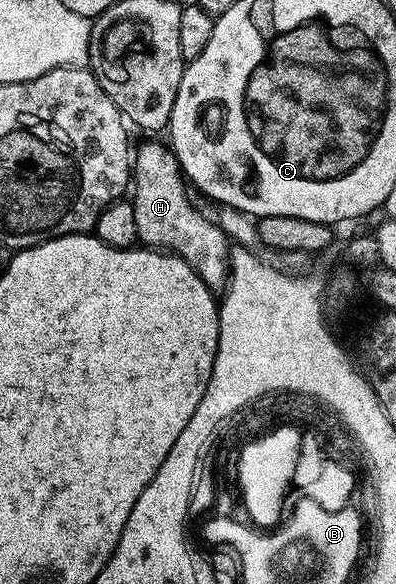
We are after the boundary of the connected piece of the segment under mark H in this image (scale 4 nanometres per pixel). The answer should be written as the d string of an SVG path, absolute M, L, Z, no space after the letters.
M164 141L161 142L143 143L138 150L136 147L131 158L131 178L135 183L131 190L131 201L135 212L135 228L138 239L146 247L160 248L162 251L182 258L201 277L203 284L207 284L209 289L214 292L220 291L229 281L231 243L212 217L204 218L193 207L193 202L189 199L188 192L185 191L187 182L181 173L181 166L177 163L177 158L173 155L172 149Z

